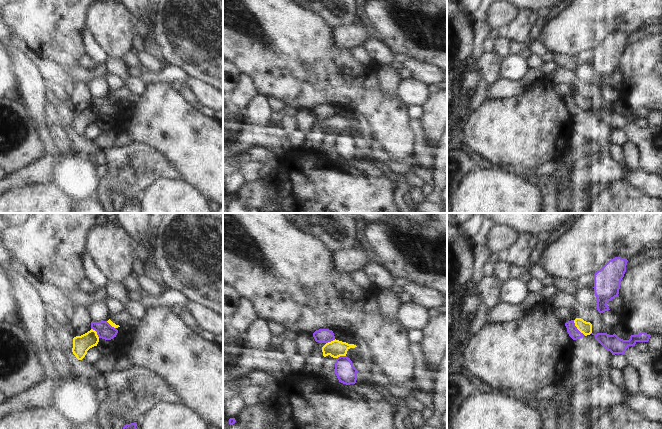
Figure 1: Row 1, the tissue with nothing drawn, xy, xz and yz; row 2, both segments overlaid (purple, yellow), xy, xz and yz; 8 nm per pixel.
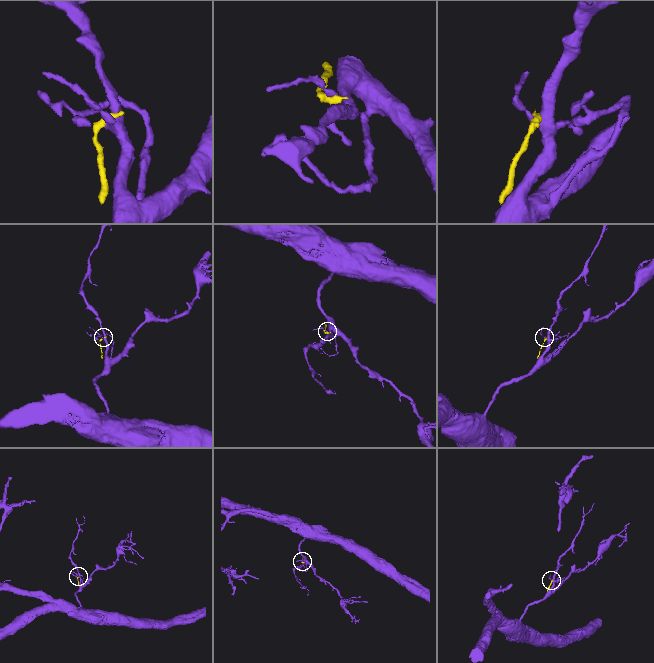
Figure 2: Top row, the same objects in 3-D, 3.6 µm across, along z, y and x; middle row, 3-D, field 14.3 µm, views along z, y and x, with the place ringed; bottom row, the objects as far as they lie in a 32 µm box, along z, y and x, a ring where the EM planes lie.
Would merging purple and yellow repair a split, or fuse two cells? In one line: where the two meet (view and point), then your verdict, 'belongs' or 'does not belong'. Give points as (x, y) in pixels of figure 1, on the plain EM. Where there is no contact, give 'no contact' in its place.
contact yz (576, 104); does not belong

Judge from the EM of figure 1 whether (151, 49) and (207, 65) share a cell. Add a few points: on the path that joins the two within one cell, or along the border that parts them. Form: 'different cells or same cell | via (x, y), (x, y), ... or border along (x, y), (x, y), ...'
different cells | border along (152, 29), (152, 35), (158, 51), (168, 65)

